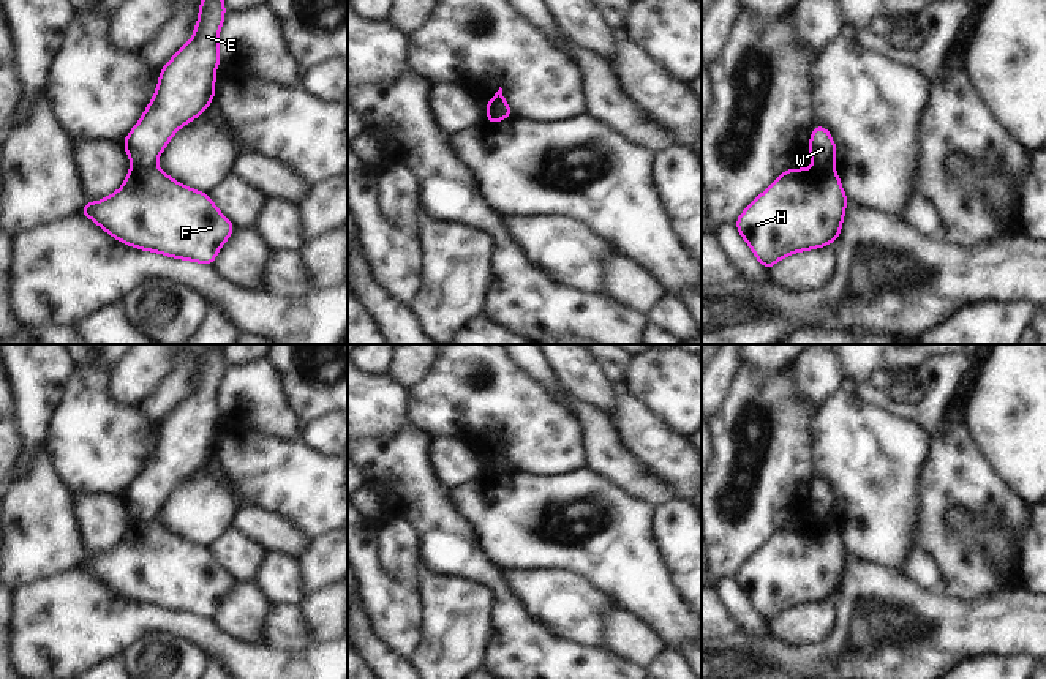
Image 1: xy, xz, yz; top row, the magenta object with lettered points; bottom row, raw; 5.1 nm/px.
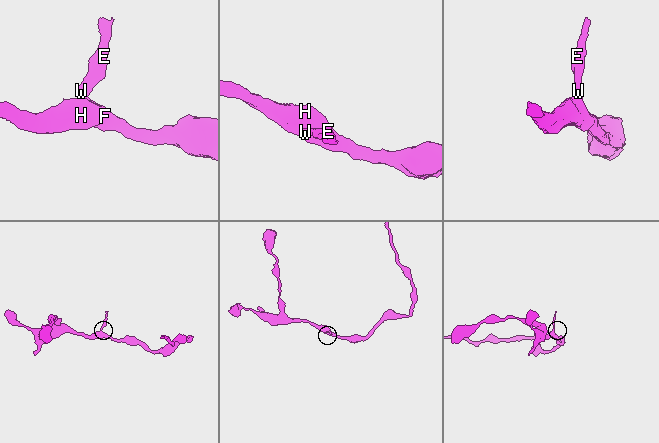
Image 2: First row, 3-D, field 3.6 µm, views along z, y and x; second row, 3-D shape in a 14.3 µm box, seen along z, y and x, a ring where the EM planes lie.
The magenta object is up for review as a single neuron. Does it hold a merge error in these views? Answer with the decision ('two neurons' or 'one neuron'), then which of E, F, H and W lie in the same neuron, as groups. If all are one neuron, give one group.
two neurons; groups E W / F H

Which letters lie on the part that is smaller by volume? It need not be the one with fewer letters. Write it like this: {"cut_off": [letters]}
{"cut_off": ["E", "W"]}

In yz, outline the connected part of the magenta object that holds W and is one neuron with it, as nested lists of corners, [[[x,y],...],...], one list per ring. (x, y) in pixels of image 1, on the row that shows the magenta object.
[[[815,123],[809,141],[809,153],[815,166],[834,166],[836,145],[830,131]]]

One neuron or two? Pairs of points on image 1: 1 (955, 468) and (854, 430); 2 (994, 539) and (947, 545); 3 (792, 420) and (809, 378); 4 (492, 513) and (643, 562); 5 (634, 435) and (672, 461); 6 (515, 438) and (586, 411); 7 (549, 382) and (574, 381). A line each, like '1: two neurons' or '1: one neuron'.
1: two neurons
2: two neurons
3: two neurons
4: one neuron
5: one neuron
6: two neurons
7: two neurons

